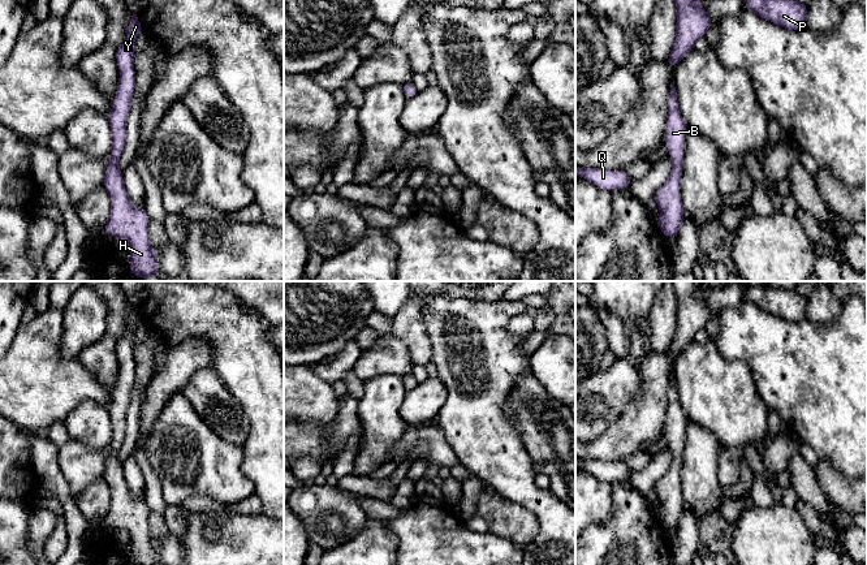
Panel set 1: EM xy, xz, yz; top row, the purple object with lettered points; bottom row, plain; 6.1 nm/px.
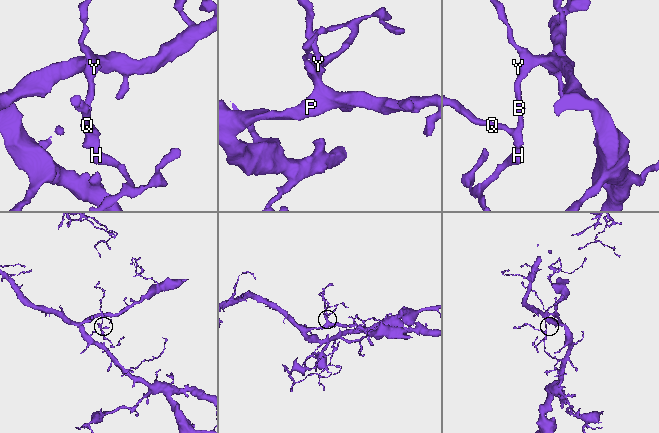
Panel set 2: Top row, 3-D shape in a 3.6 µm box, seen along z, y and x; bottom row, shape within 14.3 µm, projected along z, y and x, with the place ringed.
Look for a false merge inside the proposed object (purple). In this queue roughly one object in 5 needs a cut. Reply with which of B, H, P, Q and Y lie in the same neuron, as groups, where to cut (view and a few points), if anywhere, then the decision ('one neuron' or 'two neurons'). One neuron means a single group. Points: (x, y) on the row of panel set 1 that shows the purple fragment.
groups B H P Q Y; cut none; one neuron

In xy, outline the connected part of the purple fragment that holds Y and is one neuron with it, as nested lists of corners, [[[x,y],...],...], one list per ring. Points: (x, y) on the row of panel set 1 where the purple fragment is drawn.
[[[133,13],[126,29],[126,39],[116,48],[120,77],[112,111],[107,115],[112,133],[112,150],[104,174],[104,189],[111,198],[111,215],[104,230],[115,238],[129,241],[131,246],[129,269],[137,279],[156,276],[159,271],[156,251],[151,247],[148,240],[147,225],[151,219],[143,206],[137,207],[131,203],[124,185],[124,171],[118,168],[118,160],[128,137],[126,118],[135,89],[134,40],[142,33],[141,21]]]

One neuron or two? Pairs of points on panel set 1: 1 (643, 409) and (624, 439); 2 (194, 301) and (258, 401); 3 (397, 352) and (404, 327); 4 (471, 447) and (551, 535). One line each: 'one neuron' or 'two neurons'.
1: one neuron
2: one neuron
3: two neurons
4: one neuron

